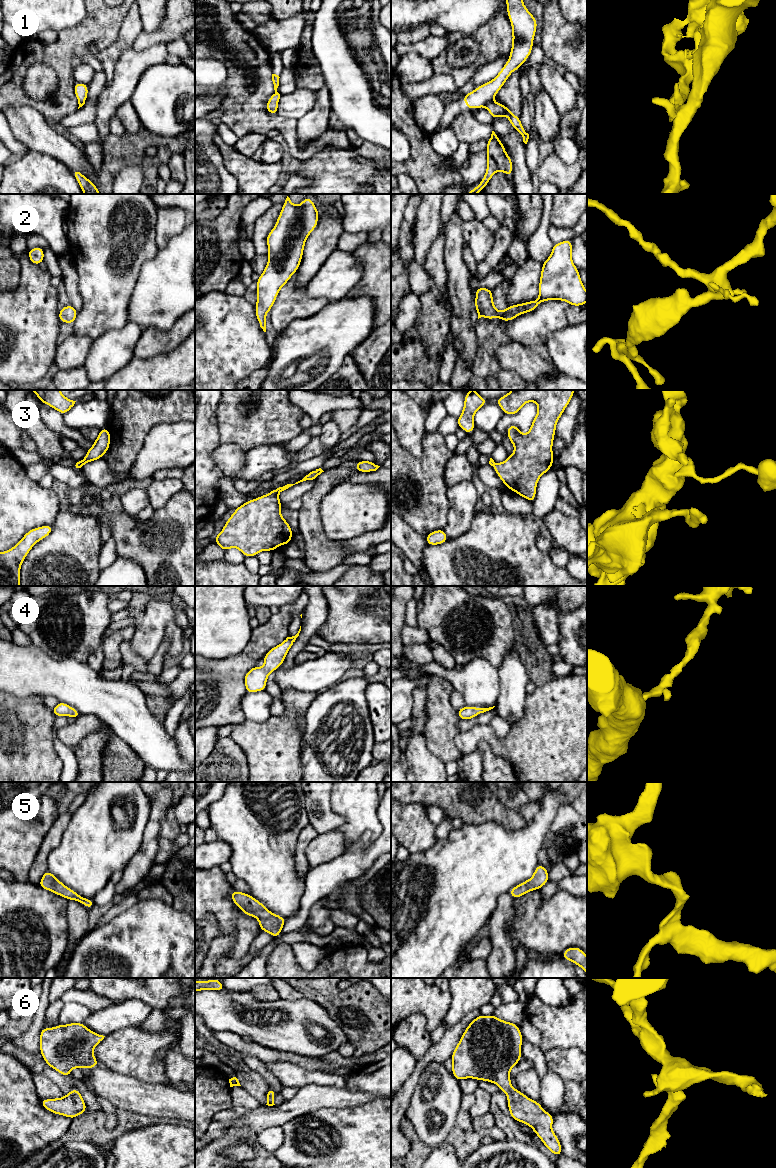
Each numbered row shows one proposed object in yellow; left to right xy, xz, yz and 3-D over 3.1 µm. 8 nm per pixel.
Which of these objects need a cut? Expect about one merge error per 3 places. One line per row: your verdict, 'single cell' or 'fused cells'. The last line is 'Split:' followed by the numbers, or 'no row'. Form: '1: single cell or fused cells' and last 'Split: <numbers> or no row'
1: fused cells
2: single cell
3: fused cells
4: single cell
5: single cell
6: single cell
Split: 1, 3

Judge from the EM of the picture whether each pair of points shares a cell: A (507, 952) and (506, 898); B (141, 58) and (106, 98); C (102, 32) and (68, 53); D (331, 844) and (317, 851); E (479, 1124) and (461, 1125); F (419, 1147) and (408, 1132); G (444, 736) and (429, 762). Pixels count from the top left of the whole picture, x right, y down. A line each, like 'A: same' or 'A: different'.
A: same
B: same
C: same
D: same
E: different
F: same
G: different

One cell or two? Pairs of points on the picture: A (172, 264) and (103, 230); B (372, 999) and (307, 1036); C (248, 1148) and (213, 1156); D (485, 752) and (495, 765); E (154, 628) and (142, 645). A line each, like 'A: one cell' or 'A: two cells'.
A: two cells
B: two cells
C: two cells
D: one cell
E: one cell

